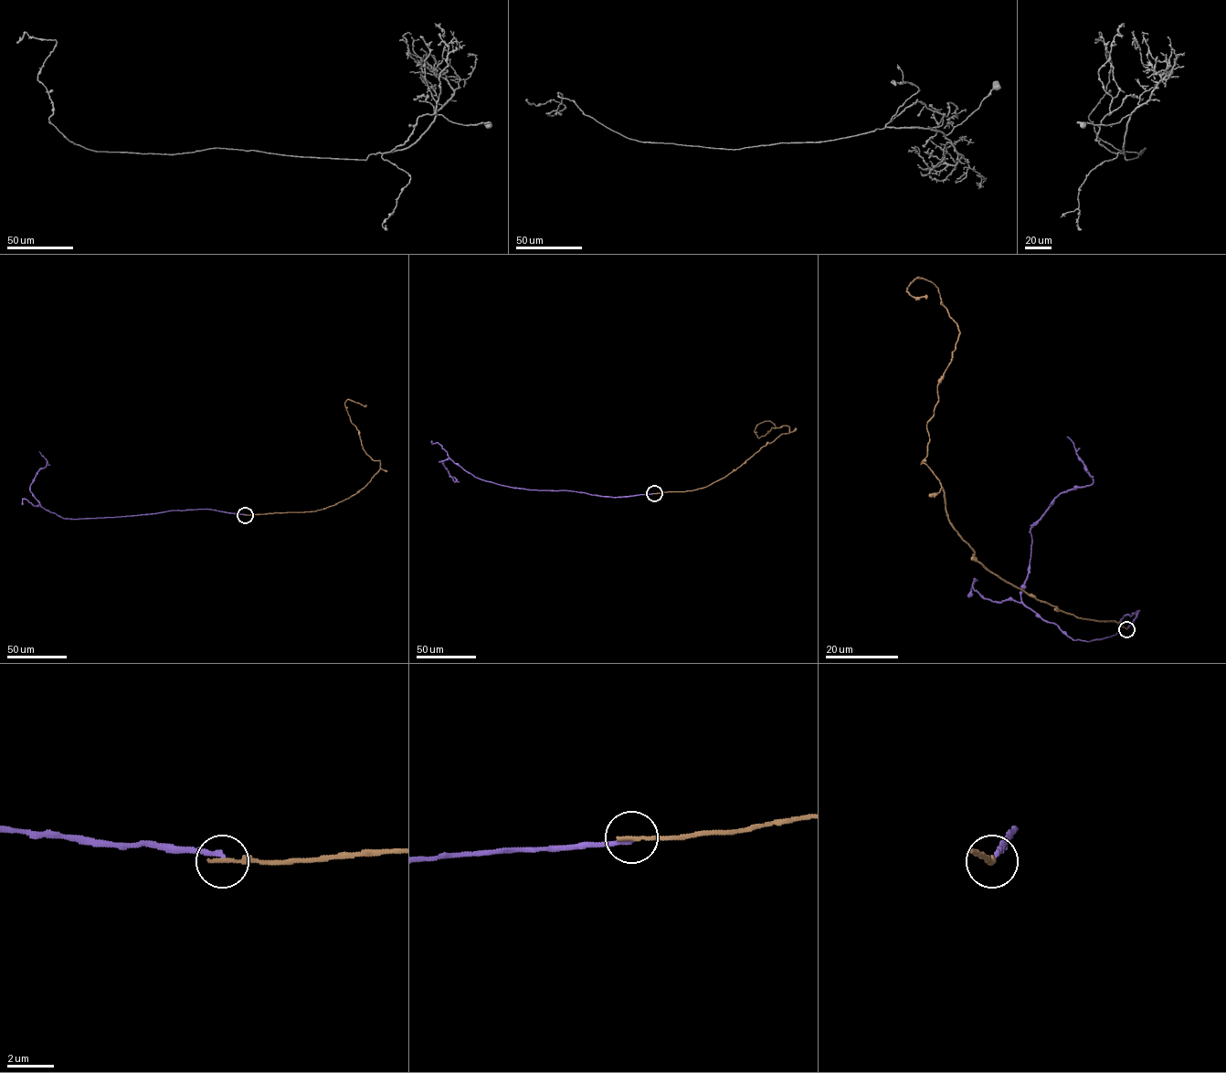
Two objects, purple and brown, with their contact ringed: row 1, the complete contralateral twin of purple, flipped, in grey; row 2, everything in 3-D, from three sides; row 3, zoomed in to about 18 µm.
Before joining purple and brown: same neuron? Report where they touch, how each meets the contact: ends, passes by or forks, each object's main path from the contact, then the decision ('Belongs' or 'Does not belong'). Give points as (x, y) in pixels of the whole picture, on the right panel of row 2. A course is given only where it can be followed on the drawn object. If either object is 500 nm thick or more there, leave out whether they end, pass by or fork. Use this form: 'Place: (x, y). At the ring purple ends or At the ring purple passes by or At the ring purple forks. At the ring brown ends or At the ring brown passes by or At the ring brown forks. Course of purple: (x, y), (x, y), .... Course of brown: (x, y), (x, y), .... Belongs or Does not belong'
Place: (1126, 629). At the ring purple ends. At the ring brown ends. Course of purple: (1127, 628), (1138, 611), (1114, 636), (1072, 640), (1021, 601), (1030, 528), (1062, 493), (1093, 482), (1067, 436). Course of brown: (1126, 629), (1036, 599), (951, 525), (921, 464), (959, 330), (931, 282), (907, 287), (926, 298). Does not belong

